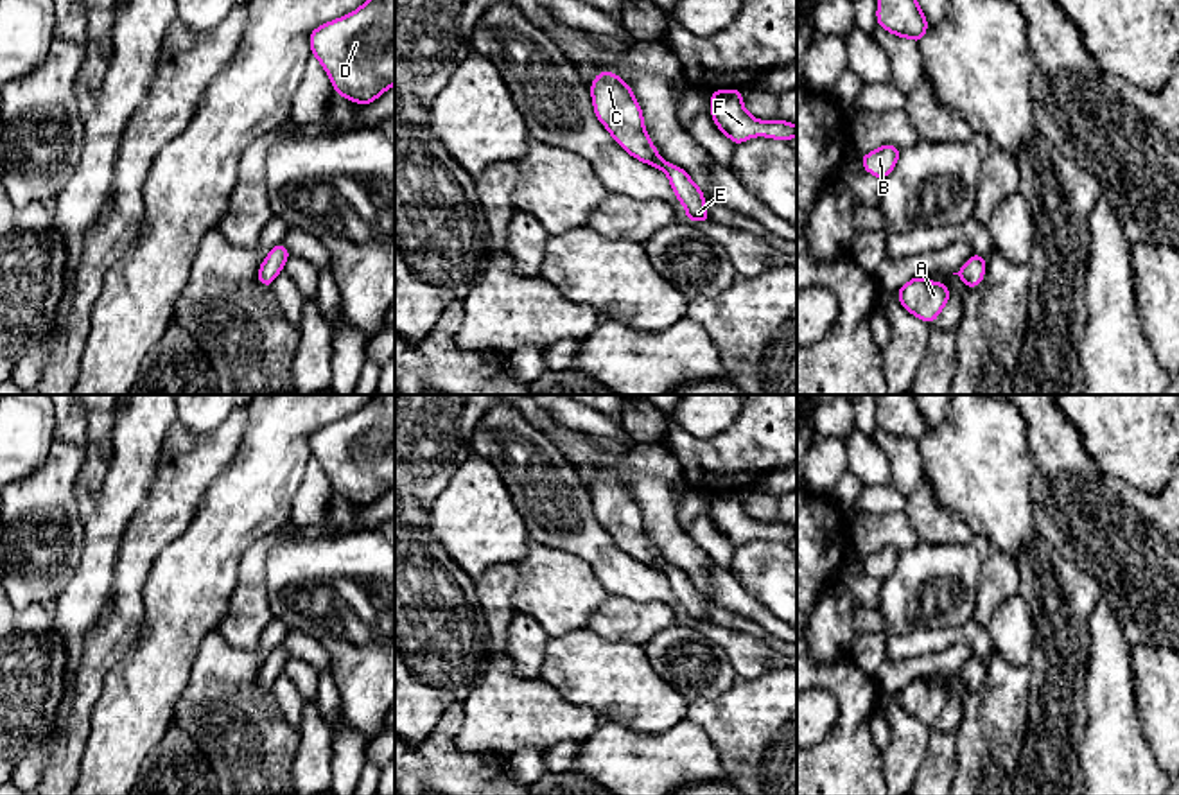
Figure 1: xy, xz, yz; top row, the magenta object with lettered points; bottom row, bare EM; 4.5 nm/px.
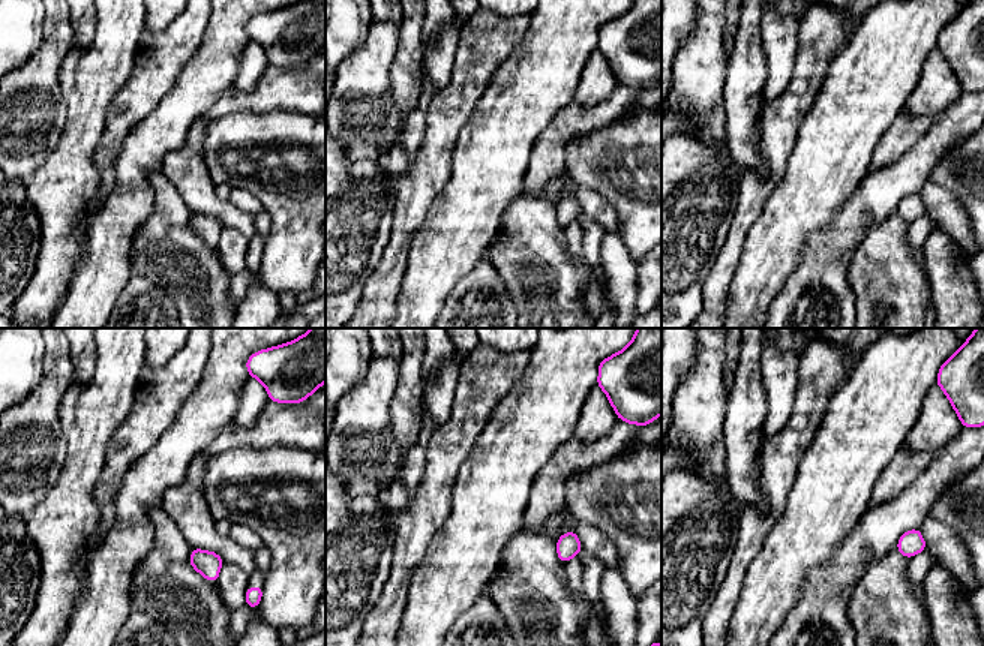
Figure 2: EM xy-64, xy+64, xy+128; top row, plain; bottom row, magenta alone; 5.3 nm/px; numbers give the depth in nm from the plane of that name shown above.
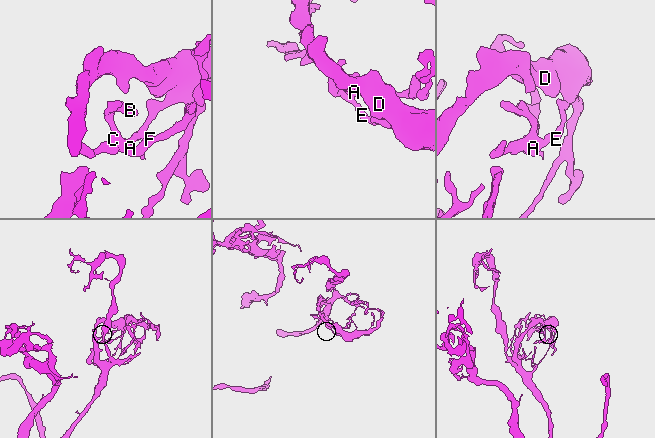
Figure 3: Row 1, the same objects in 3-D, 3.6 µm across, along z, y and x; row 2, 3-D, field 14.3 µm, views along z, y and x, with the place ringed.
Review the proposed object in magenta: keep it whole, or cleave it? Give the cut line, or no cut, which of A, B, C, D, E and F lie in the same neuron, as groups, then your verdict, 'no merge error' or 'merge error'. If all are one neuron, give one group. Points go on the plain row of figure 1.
cut none; groups A B C D E F; no merge error

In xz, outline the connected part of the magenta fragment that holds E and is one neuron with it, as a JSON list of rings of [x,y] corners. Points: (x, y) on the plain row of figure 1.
[[[603,472],[594,479],[590,497],[594,515],[610,533],[612,540],[633,560],[668,576],[671,590],[684,607],[689,625],[711,623],[703,605],[705,594],[693,585],[684,571],[668,565],[657,556],[657,549],[644,531],[642,513],[630,486],[616,476]]]

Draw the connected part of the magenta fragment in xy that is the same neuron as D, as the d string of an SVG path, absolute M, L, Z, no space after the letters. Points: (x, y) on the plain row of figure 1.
M375 395L354 415L309 438L334 492L370 506L395 486L395 395Z

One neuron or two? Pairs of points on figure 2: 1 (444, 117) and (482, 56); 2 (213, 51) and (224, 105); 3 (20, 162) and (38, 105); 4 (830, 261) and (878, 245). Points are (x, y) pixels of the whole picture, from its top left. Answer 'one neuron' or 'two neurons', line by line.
1: one neuron
2: two neurons
3: one neuron
4: two neurons

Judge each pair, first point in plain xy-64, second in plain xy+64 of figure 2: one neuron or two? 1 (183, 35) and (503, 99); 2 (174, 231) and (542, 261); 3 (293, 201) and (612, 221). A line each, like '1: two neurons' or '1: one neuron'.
1: two neurons
2: one neuron
3: two neurons

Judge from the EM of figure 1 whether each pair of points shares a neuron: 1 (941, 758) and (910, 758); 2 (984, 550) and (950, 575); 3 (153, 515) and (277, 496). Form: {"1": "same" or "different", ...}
{"1": "different", "2": "different", "3": "different"}

